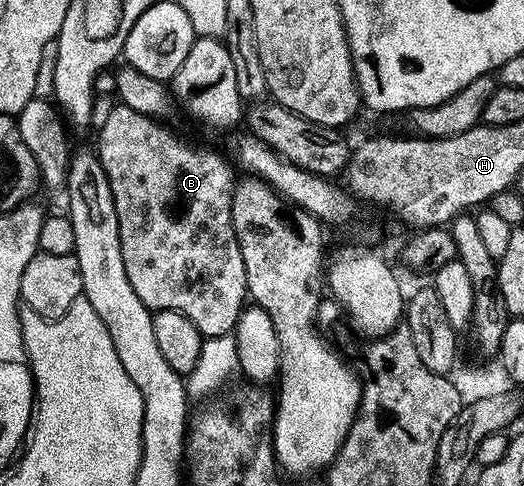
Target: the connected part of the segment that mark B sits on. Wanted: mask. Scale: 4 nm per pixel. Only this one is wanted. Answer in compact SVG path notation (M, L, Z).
M115 106L105 126L97 132L97 155L109 178L109 190L113 190L113 206L117 210L125 274L129 274L137 298L147 308L185 314L204 338L226 336L234 333L235 323L248 299L245 262L231 225L232 165L229 160L227 165L221 153L194 148L159 124L162 123L158 119L137 114L137 110Z

